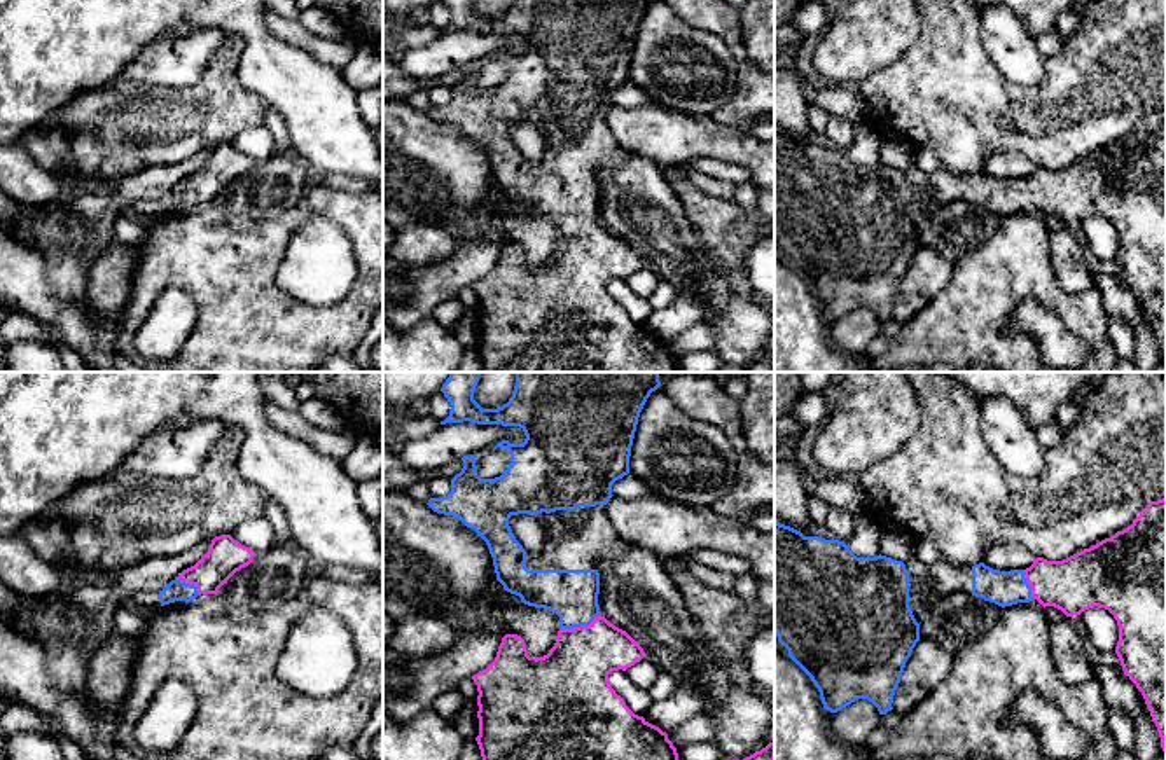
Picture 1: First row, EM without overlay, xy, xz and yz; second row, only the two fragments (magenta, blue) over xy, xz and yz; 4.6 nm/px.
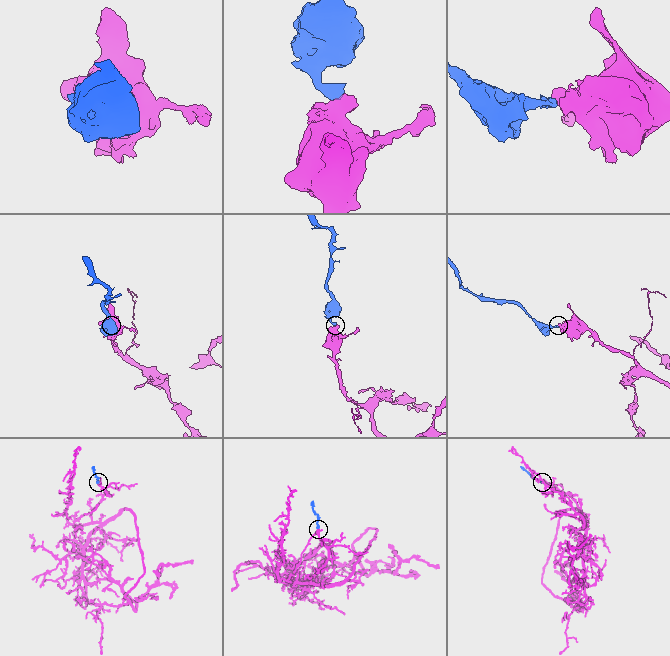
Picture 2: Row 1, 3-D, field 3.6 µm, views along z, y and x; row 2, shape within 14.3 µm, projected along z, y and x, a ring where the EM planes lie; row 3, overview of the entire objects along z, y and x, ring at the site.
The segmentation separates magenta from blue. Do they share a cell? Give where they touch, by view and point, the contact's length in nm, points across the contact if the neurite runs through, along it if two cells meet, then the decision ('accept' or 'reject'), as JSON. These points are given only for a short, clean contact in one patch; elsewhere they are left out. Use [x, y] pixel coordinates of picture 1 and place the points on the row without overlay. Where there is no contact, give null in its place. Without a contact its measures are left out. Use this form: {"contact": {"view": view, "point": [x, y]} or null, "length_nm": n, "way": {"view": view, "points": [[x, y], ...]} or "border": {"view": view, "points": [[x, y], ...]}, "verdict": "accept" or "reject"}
{"contact": {"view": "xz", "point": [579, 236]}, "length_nm": 200, "way": {"view": "xz", "points": [[572, 289], [579, 236], [579, 219], [572, 203]]}, "verdict": "accept"}

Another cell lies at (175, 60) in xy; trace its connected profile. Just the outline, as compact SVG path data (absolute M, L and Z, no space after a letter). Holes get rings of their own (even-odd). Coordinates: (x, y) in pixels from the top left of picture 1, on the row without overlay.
M217 26L166 33L131 59L119 79L142 86L191 87L201 79L226 37L226 31Z

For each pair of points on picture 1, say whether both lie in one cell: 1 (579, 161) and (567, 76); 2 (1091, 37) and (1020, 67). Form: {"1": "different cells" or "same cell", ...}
{"1": "same cell", "2": "different cells"}

